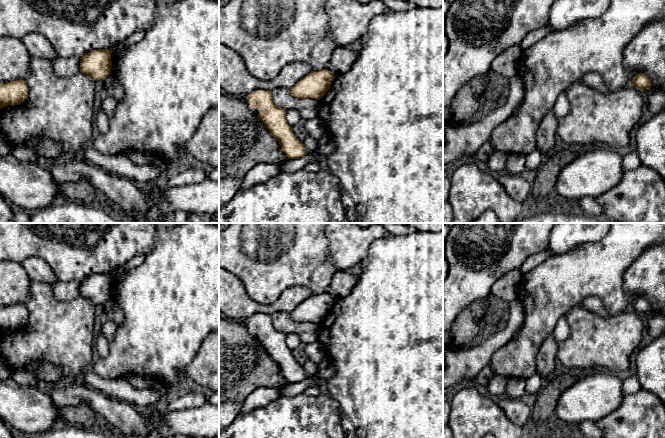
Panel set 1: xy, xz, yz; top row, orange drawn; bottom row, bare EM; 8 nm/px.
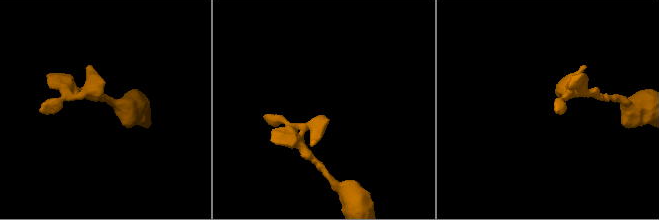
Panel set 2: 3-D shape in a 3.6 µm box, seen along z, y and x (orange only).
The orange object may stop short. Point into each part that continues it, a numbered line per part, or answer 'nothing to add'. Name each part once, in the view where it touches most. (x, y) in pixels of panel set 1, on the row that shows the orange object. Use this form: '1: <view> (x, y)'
nothing to add

